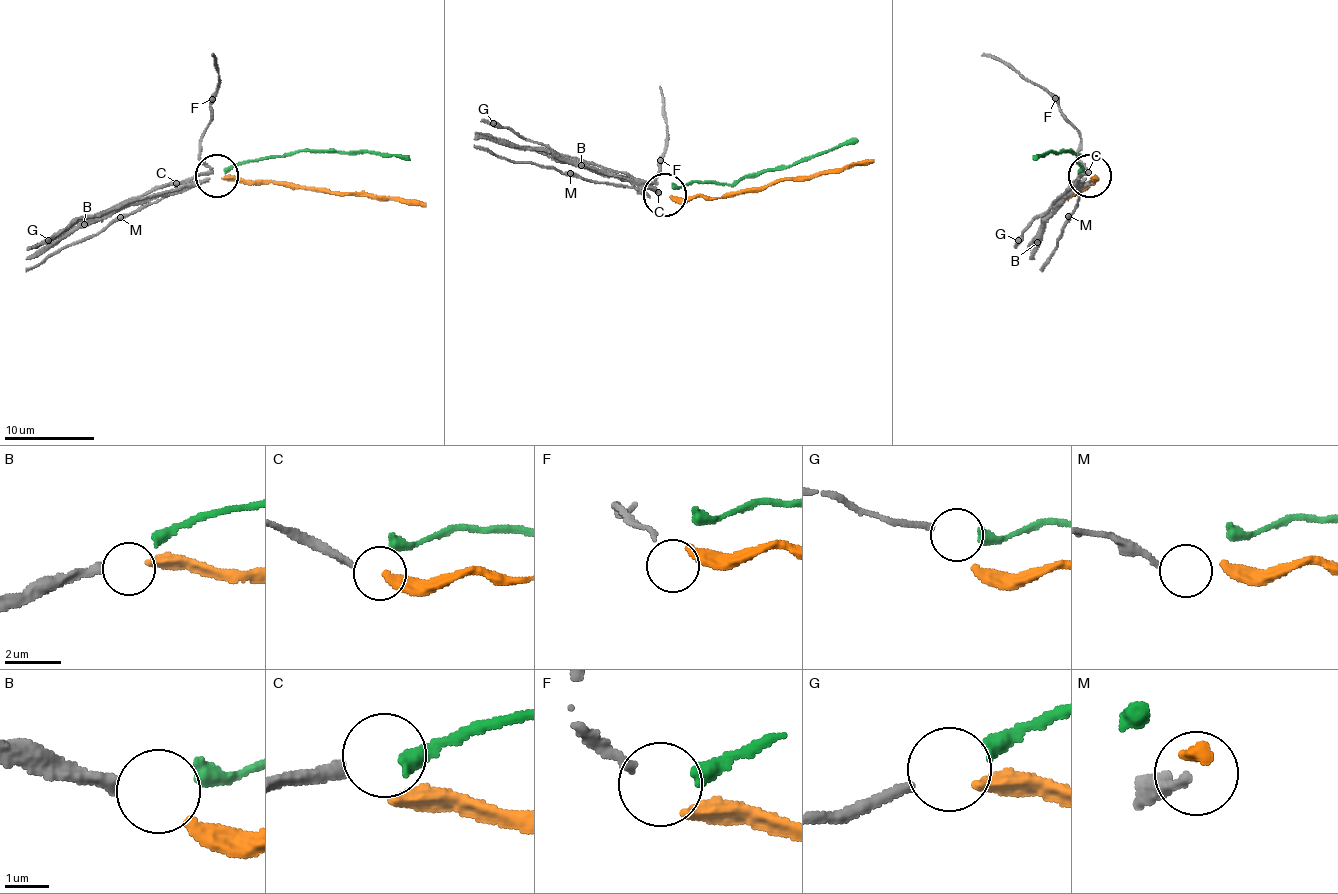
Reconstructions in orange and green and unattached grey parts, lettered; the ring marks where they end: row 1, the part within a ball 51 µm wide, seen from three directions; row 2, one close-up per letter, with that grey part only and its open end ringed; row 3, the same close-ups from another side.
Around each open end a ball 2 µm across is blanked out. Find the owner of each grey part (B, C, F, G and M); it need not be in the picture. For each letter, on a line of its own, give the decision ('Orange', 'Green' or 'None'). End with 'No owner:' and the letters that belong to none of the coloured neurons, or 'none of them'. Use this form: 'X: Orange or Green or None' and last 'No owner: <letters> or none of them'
B: Orange
C: None
F: None
G: Green
M: None
No owner: C, F, M

